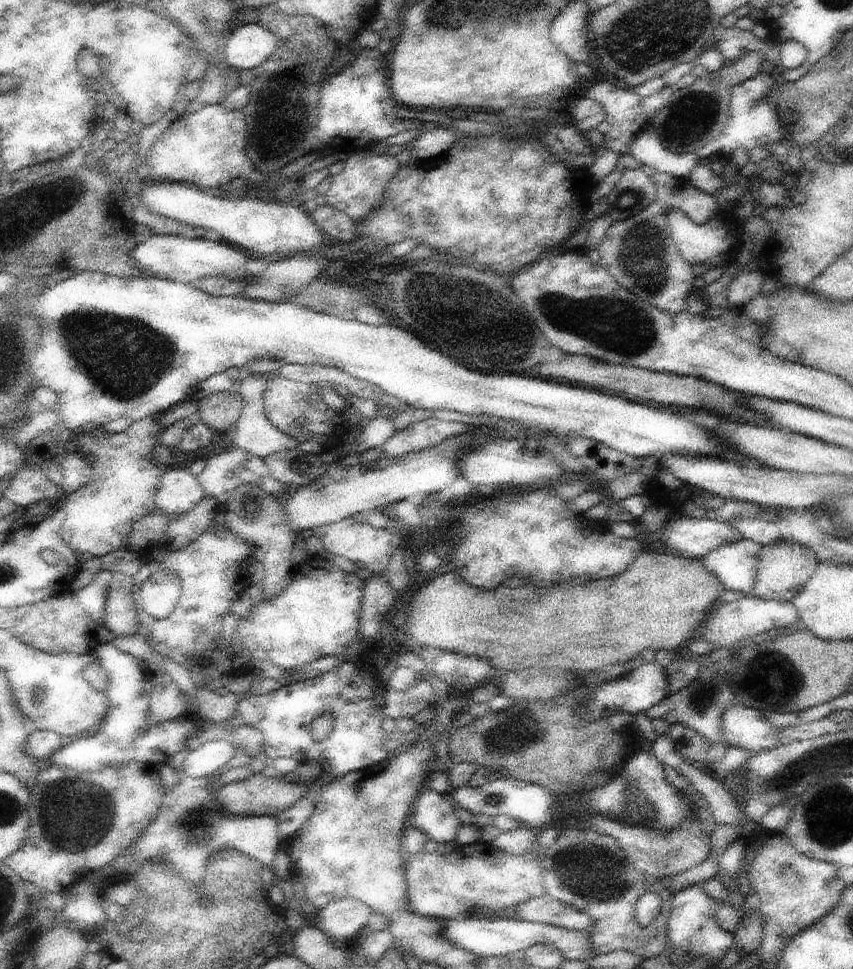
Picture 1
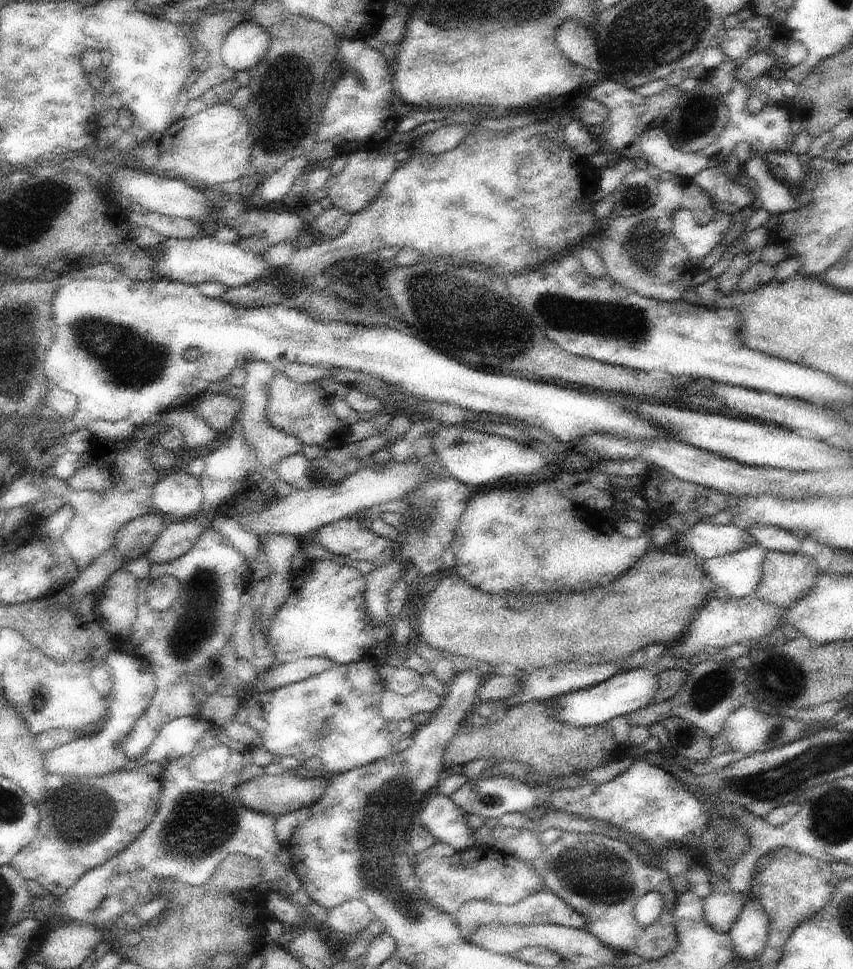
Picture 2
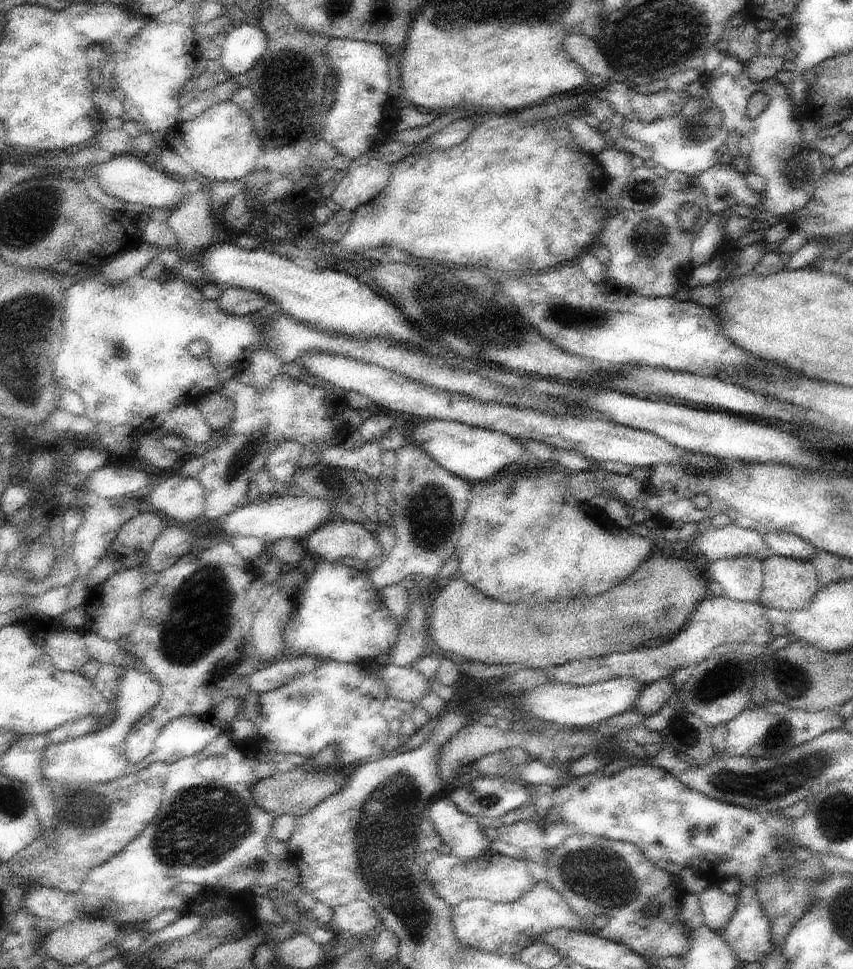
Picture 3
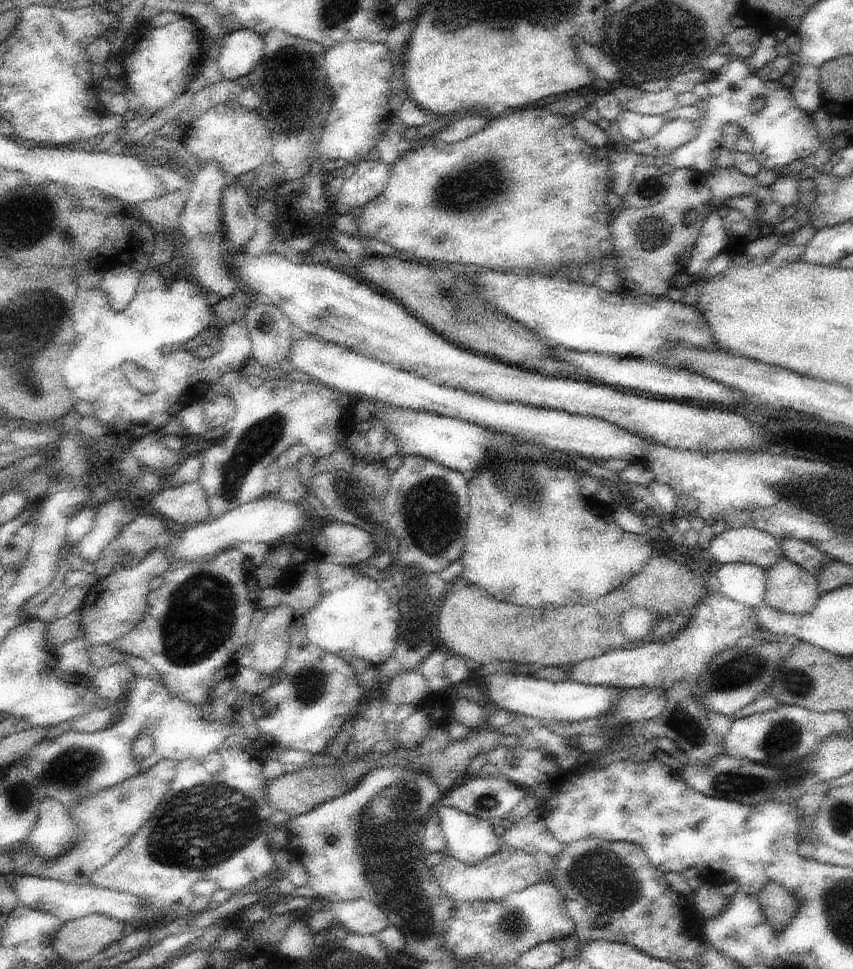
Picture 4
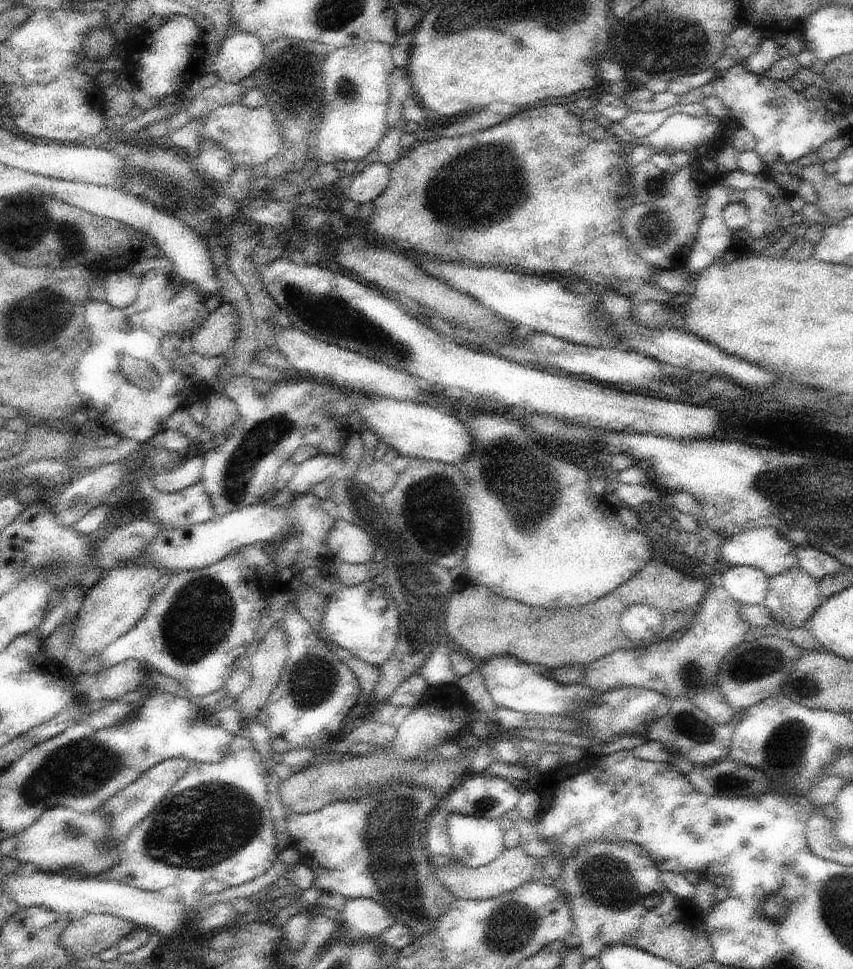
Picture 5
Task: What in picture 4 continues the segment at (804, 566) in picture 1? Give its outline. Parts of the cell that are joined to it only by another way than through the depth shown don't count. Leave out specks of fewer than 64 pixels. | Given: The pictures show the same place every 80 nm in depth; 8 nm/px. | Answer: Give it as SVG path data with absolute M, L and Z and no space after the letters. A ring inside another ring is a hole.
M780 559L766 576L764 603L776 610L807 615L821 597L817 578L790 559Z

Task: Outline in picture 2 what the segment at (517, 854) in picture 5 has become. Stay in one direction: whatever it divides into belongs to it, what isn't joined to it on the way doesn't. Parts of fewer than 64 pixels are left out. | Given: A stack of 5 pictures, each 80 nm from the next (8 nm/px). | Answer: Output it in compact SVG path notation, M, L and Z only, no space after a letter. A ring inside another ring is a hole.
M480 843L474 849L455 852L451 857L417 853L414 854L414 862L423 897L447 913L456 914L462 905L473 900L513 905L544 885L542 875L529 866L530 862L502 854L494 847Z

